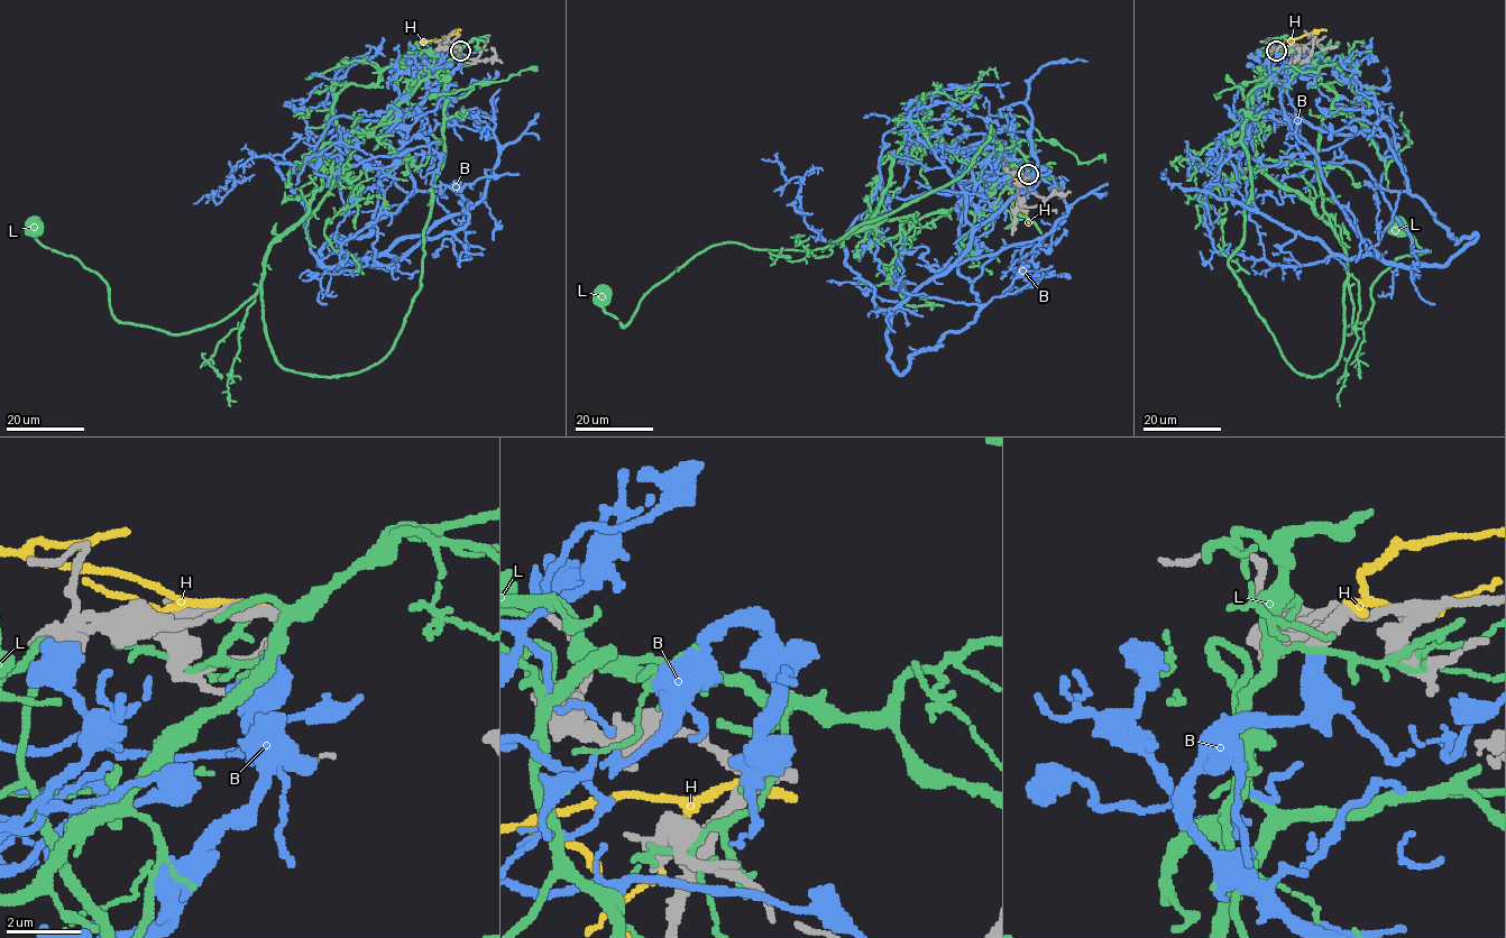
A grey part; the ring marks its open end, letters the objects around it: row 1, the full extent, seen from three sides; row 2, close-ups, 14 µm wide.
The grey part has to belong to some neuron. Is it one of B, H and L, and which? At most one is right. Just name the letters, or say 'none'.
B

